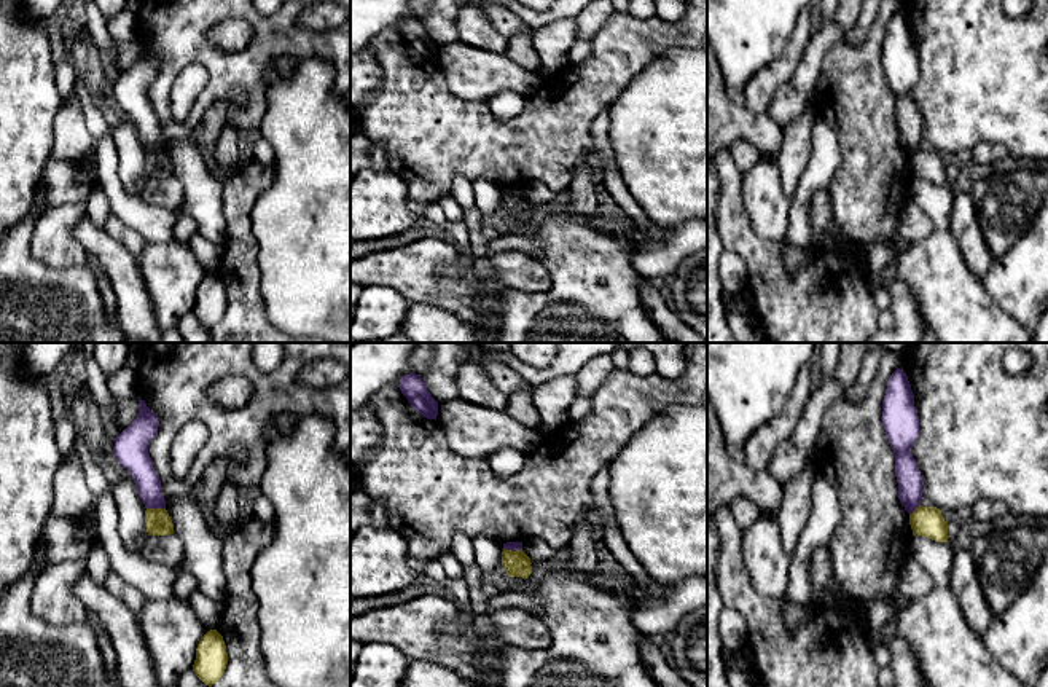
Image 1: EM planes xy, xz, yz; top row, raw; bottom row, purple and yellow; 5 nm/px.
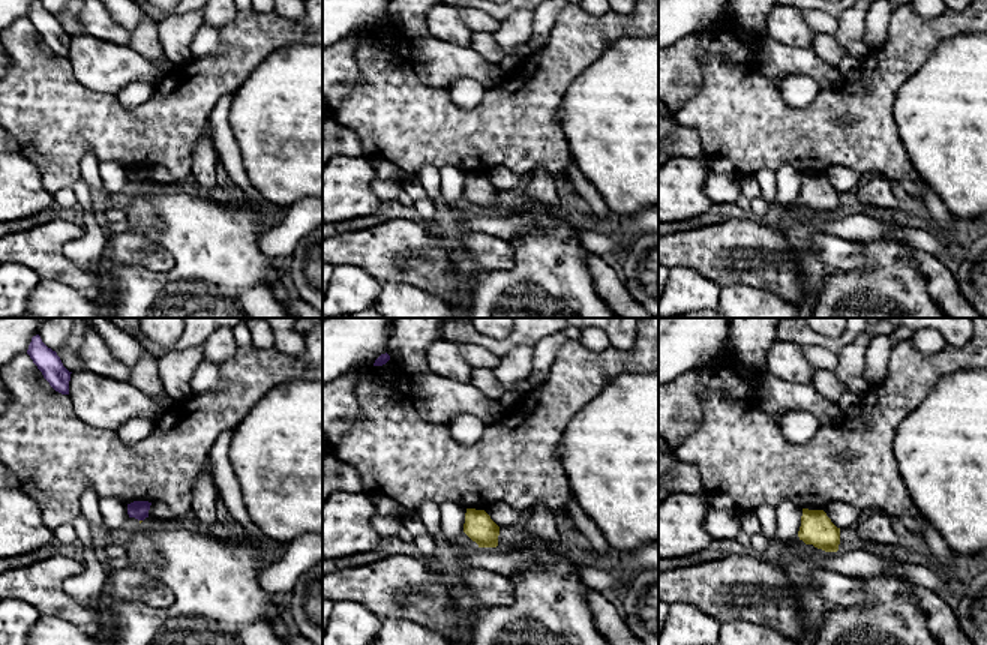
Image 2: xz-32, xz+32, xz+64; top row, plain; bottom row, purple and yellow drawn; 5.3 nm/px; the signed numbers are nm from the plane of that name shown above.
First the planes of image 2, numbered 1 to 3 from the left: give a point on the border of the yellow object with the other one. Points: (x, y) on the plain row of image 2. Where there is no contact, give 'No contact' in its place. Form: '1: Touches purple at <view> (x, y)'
1: No contact
2: No contact
3: No contact

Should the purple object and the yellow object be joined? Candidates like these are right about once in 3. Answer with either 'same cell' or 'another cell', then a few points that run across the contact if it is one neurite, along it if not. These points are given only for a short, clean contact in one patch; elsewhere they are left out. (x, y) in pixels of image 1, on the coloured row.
another cell; line xy (147, 507), (164, 509)

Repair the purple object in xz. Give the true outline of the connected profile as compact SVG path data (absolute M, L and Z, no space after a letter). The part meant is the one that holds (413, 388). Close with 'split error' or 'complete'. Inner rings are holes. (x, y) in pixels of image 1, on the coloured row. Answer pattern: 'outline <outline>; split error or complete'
outline M409 373L401 376L398 387L414 410L427 419L436 419L438 402L428 392L420 375Z; complete

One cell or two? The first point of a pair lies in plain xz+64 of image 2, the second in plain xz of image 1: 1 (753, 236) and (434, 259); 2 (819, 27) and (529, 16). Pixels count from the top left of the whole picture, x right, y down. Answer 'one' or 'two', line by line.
1: one
2: two

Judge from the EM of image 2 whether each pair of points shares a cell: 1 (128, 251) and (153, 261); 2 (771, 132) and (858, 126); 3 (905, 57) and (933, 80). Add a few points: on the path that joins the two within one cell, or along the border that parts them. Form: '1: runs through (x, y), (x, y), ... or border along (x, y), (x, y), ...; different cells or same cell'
1: runs through (134, 251), (147, 255); same cell
2: runs through (792, 132), (830, 132), (837, 129); same cell
3: border along (942, 41), (896, 93); different cells

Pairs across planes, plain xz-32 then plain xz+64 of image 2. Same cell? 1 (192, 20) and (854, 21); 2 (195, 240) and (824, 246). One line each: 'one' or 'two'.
1: one
2: two

